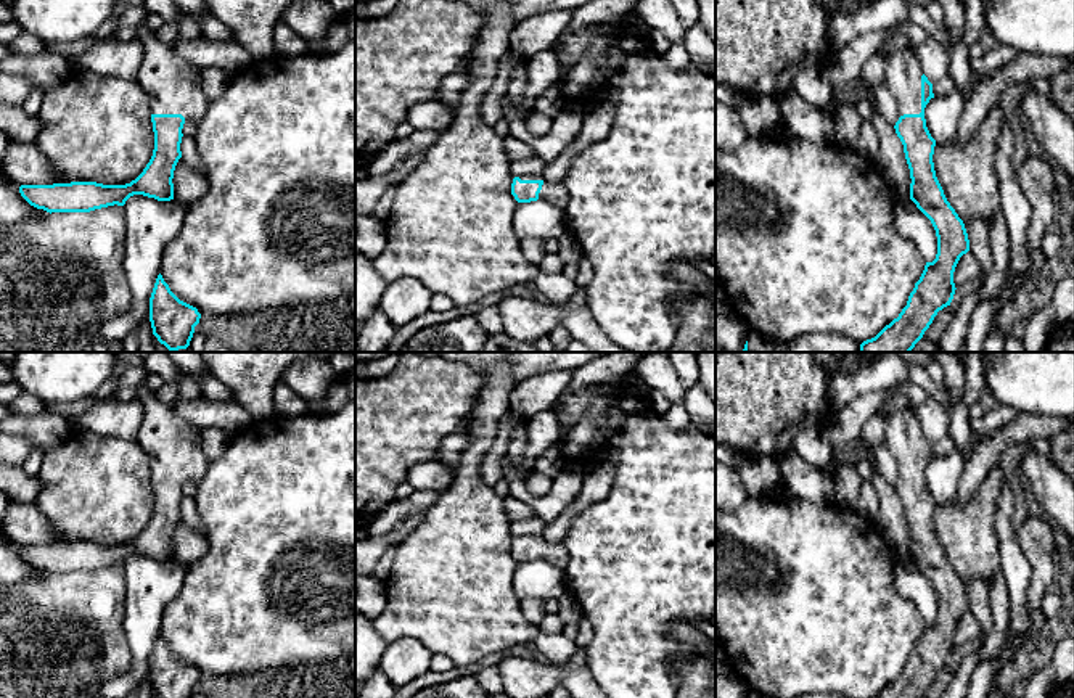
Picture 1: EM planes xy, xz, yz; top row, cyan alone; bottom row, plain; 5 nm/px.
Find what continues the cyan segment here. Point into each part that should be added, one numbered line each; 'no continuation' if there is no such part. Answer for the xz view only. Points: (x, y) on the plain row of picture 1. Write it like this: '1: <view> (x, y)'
1: xz (555, 554)

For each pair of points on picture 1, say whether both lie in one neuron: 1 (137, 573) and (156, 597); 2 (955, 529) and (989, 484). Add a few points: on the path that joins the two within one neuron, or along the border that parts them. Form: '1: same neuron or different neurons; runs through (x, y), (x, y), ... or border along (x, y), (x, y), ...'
1: same neuron; runs through (143, 578), (153, 591)
2: same neuron; runs through (967, 518), (987, 496)

